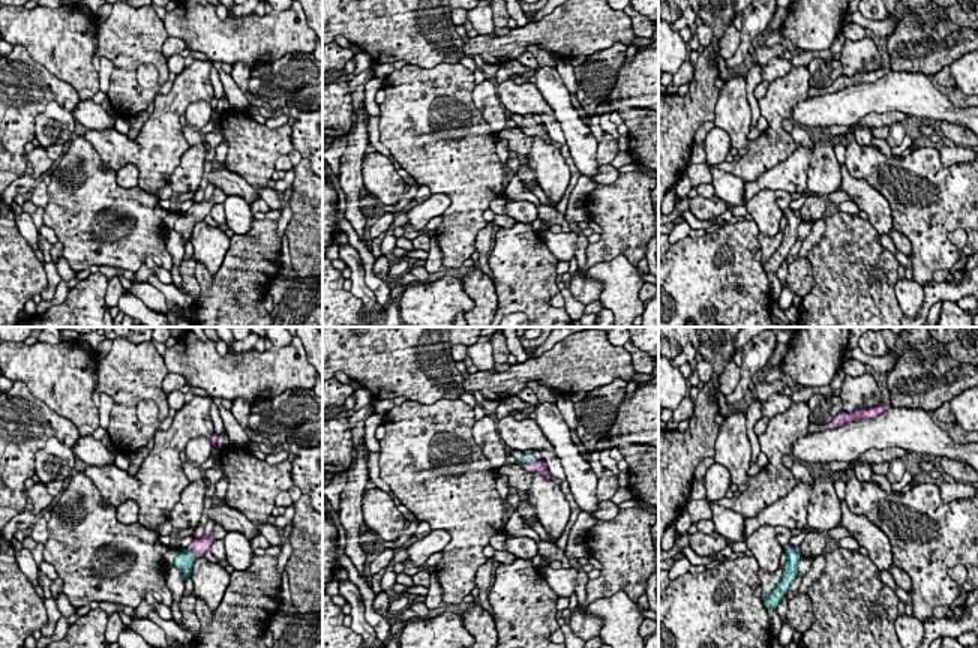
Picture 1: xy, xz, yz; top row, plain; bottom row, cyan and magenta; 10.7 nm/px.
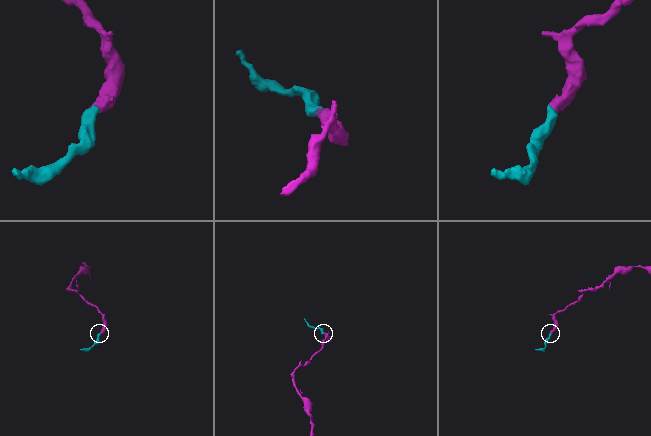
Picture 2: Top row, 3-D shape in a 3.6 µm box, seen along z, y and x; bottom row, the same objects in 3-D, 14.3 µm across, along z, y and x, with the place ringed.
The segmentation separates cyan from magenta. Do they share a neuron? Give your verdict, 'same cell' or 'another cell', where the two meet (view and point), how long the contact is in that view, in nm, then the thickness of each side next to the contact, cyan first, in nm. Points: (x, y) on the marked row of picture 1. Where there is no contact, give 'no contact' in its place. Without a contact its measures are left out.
same cell; meets cyan in xz at (528, 462); contact 190 nm long; 100 nm thick on the cyan side, 130 nm on the other

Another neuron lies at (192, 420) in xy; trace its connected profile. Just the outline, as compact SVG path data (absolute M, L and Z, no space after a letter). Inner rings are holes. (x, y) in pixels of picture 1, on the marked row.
M195 396L176 412L168 430L156 430L154 446L135 476L116 465L87 465L84 474L100 492L102 502L118 507L128 500L135 501L140 507L138 524L158 532L190 483L180 453L192 438L214 435L212 402L210 396Z

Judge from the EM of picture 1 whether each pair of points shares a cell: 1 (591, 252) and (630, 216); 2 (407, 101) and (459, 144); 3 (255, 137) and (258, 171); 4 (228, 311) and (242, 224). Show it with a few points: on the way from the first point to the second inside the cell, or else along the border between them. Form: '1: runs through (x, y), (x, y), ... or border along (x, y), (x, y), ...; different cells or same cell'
1: runs through (602, 246), (621, 227); same cell
2: runs through (422, 116), (429, 123), (429, 132), (444, 143); same cell
3: runs through (255, 146), (255, 162); same cell
4: border along (254, 218), (252, 225), (245, 233), (234, 234); different cells

